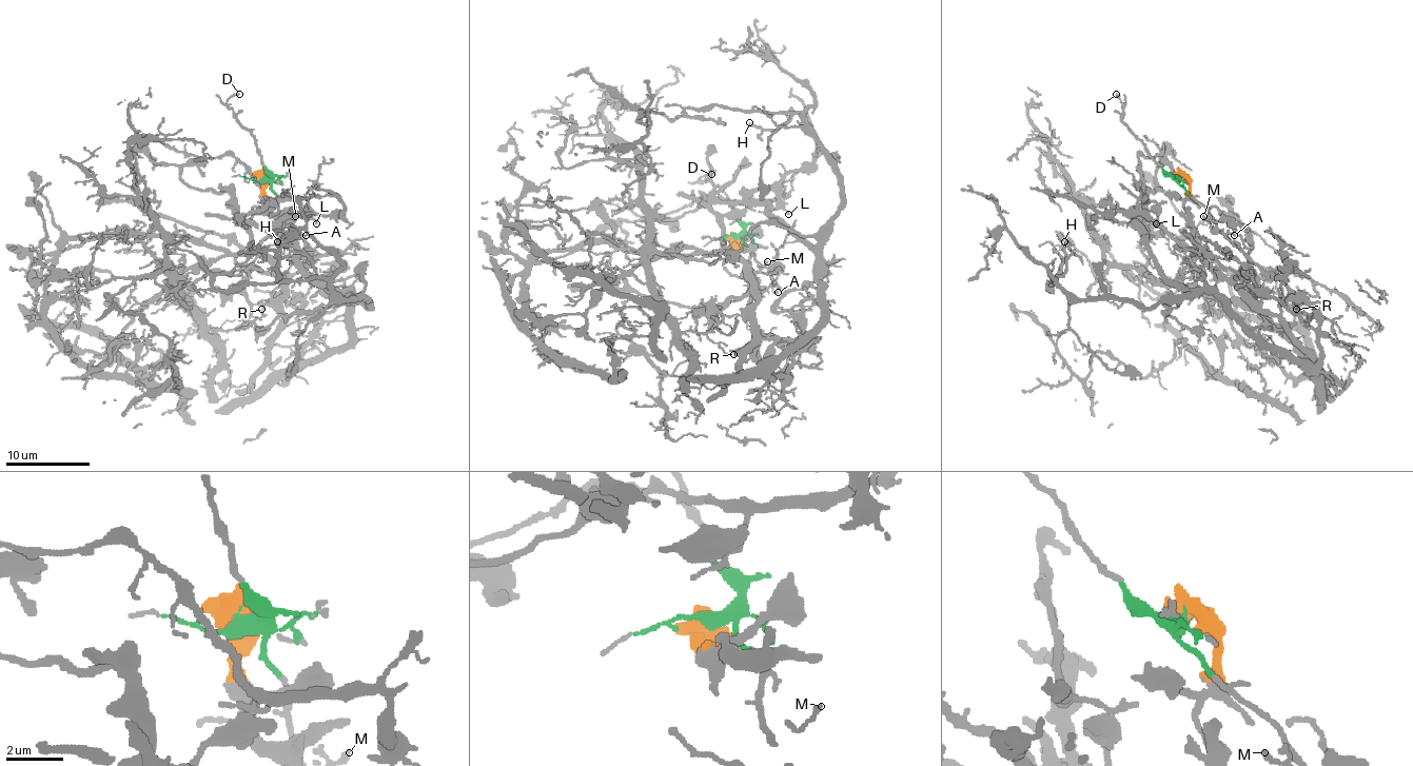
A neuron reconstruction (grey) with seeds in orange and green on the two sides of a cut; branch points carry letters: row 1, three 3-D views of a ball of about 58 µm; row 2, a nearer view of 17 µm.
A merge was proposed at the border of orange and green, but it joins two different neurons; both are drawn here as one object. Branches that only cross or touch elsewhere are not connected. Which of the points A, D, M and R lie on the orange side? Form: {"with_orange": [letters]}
{"with_orange": []}

